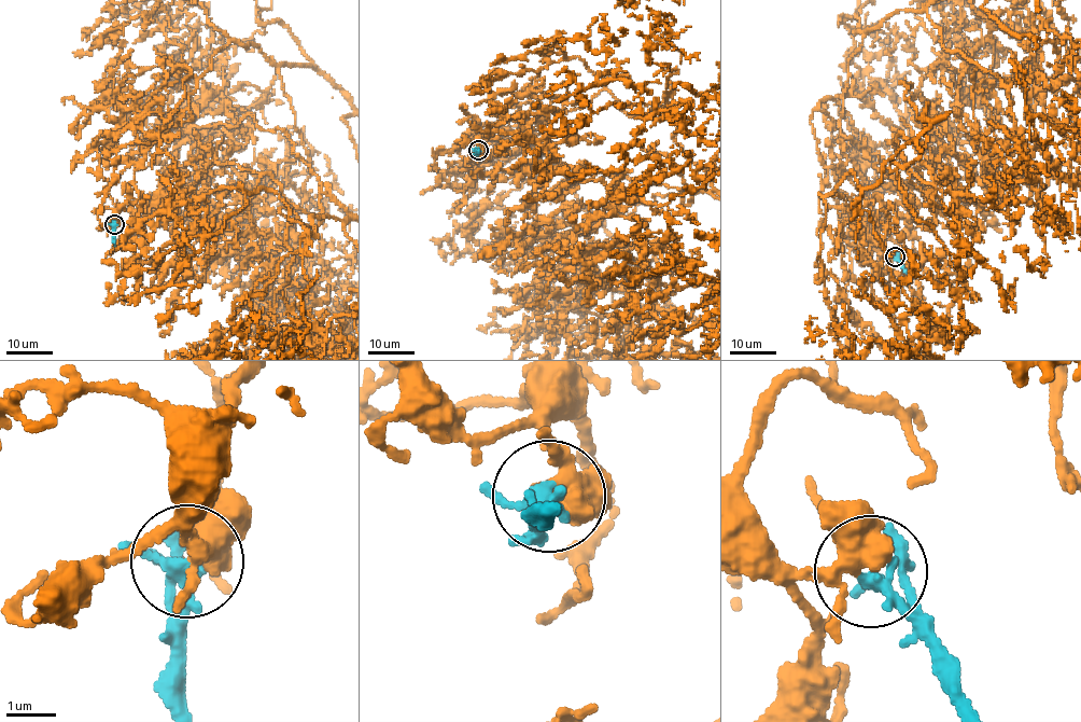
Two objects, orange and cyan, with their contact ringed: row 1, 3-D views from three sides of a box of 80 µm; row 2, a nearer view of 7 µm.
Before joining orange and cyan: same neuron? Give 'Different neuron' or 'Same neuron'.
Same neuron

